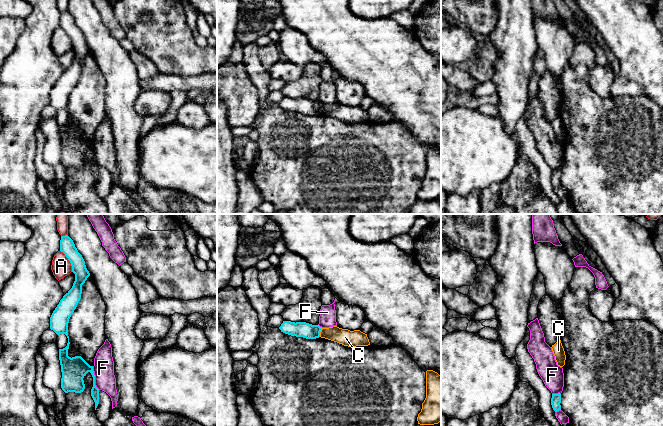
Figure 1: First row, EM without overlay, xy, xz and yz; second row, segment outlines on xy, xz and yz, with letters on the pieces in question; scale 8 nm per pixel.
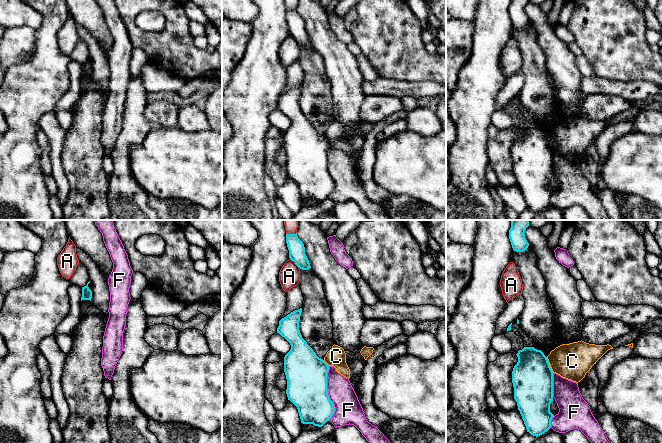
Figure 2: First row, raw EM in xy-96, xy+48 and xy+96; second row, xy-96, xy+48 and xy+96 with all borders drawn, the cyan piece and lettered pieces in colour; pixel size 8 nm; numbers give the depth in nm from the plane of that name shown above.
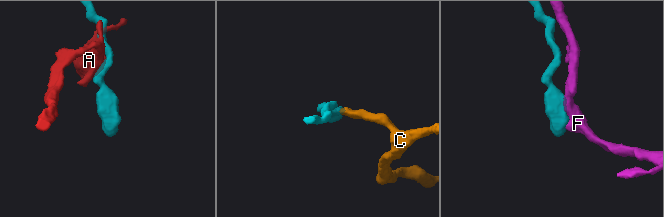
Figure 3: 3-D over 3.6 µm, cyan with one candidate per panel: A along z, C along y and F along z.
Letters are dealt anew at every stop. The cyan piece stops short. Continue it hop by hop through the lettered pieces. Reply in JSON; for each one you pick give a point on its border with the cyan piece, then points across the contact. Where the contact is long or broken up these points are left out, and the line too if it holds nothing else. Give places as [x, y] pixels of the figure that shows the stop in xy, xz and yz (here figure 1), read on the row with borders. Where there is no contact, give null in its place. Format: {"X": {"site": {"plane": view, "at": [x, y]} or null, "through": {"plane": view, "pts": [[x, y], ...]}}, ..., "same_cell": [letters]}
{"same_cell": []}

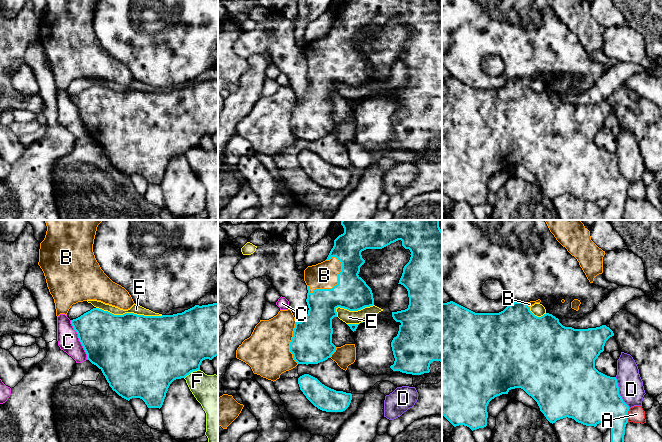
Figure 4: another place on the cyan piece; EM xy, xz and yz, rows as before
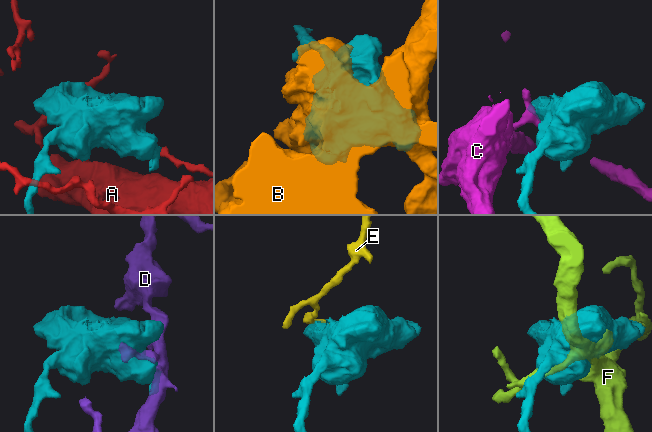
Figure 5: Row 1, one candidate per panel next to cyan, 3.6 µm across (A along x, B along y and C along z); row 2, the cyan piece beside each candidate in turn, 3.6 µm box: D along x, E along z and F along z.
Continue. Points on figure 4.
{"B": {"site": {"plane": "xz", "at": [337, 284]}}, "same_cell": ["B"]}

